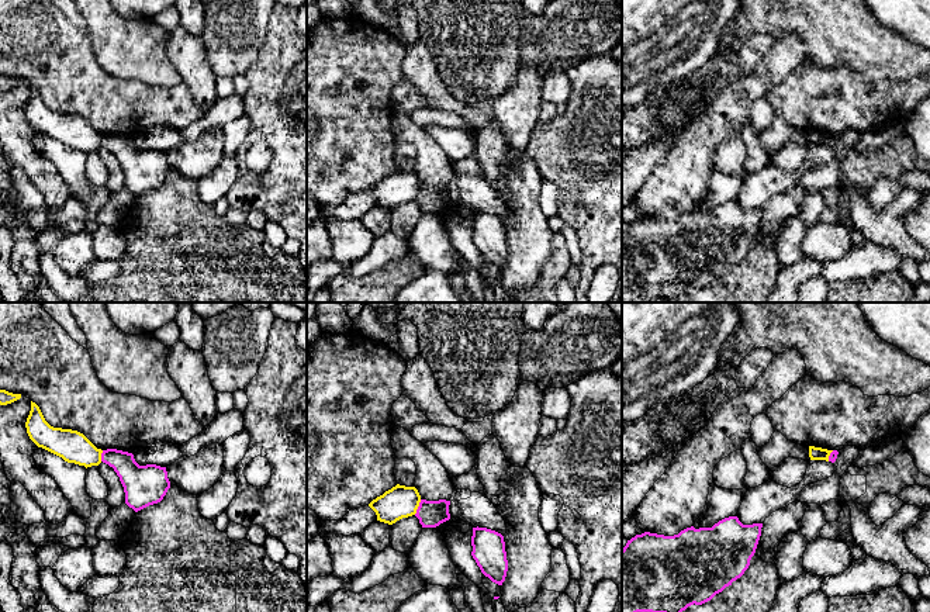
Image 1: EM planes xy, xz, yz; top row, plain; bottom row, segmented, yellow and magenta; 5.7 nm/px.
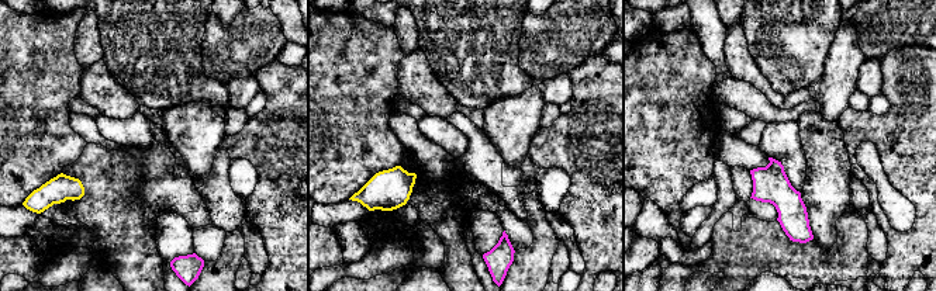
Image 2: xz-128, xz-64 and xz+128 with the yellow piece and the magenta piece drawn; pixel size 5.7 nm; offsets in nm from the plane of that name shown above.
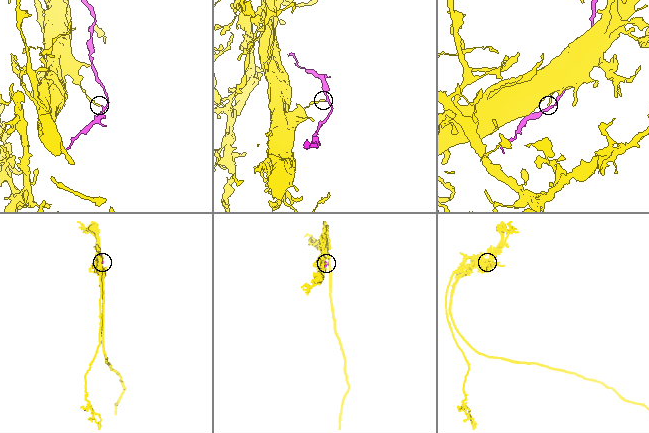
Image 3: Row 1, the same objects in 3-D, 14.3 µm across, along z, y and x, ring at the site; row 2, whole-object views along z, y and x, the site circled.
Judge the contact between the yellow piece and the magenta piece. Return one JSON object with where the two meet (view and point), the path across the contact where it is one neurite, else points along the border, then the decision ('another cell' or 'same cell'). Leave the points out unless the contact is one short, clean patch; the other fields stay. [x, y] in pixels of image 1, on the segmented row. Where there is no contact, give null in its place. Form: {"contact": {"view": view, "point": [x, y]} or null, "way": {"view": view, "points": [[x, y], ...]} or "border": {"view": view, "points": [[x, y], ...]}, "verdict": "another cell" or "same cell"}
{"contact": {"view": "xz", "point": [418, 505]}, "border": {"view": "xz", "points": [[421, 500], [414, 514]]}, "verdict": "another cell"}

